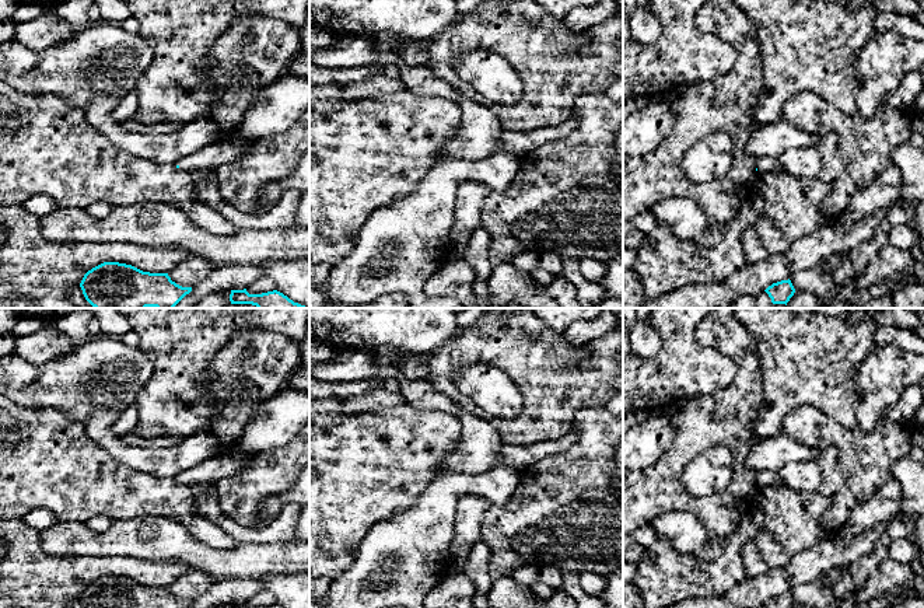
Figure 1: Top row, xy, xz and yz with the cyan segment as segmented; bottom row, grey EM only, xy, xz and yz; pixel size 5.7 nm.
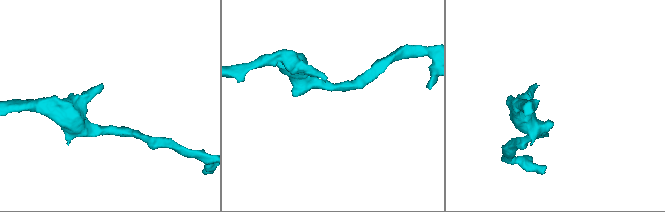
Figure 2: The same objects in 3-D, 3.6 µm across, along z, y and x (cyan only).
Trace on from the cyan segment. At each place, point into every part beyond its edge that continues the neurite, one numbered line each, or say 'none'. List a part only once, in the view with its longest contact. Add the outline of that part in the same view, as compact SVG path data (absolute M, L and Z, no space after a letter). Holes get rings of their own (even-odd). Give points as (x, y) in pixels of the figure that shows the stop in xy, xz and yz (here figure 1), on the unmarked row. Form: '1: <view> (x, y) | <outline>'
1: xy (223, 465) | M223 452L175 476L181 483L217 483L220 479L242 472L255 454Z

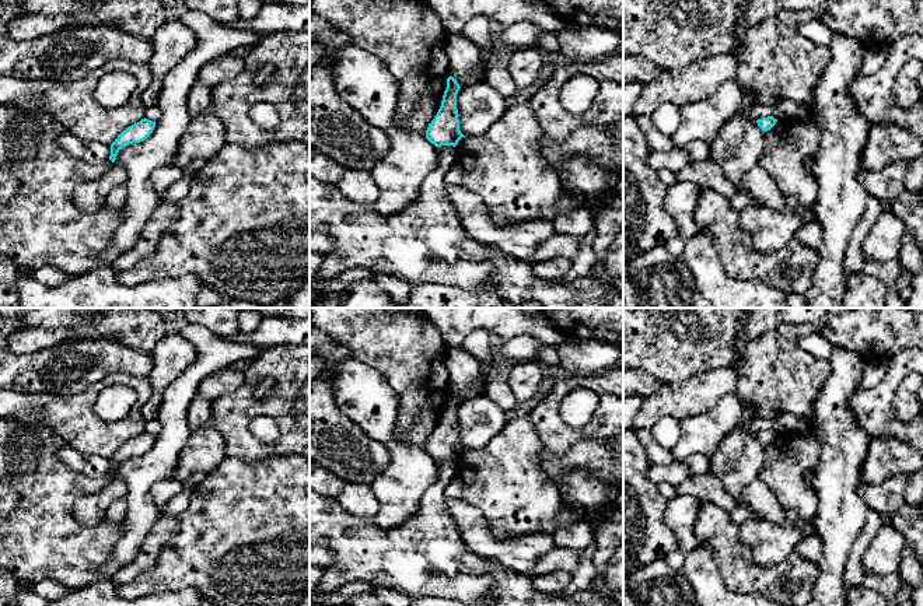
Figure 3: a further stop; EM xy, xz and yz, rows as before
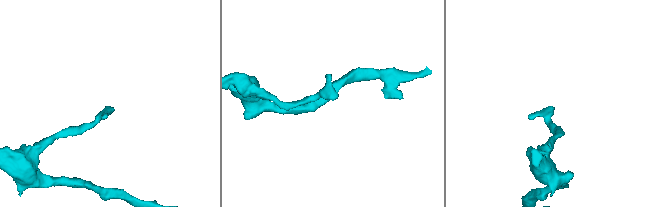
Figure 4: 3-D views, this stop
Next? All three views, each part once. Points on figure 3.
none

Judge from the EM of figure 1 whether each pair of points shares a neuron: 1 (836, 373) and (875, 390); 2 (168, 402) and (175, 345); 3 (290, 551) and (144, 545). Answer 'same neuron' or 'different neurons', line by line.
1: different neurons
2: same neuron
3: same neuron

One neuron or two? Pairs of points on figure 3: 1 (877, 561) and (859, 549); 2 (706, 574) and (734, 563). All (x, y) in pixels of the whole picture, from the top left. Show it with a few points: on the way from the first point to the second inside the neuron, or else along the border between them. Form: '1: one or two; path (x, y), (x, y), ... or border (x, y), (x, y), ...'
1: two; border (883, 525), (863, 554), (863, 567), (866, 570)
2: two; border (699, 543), (710, 550), (724, 584), (733, 591)

